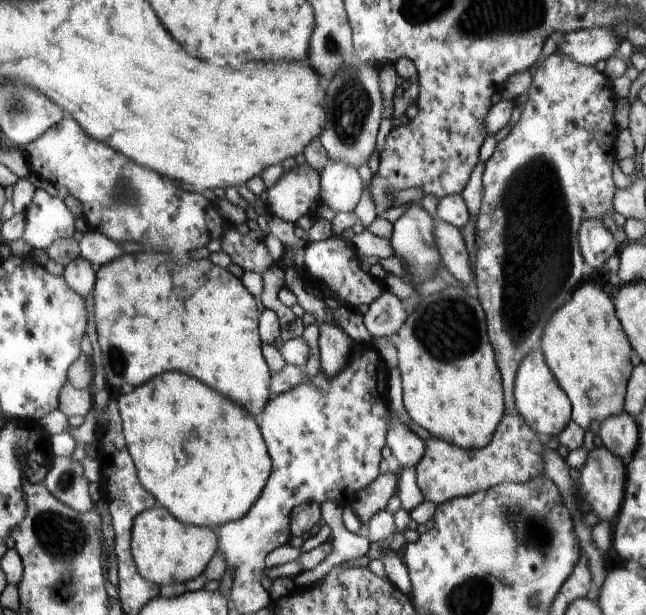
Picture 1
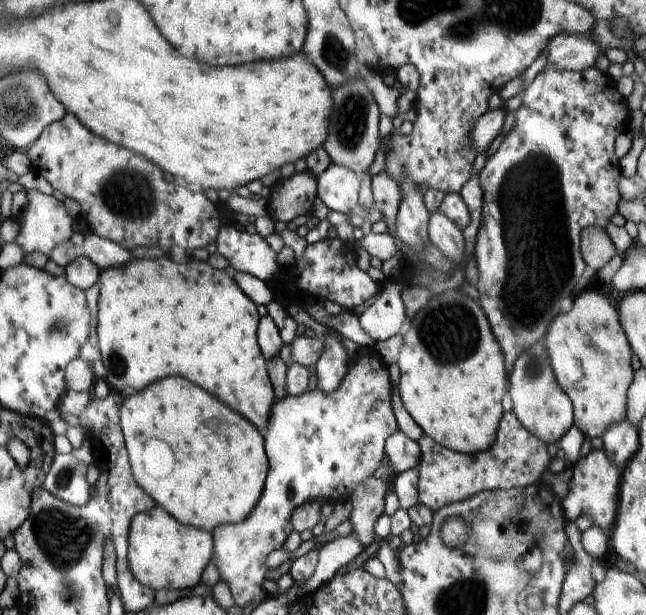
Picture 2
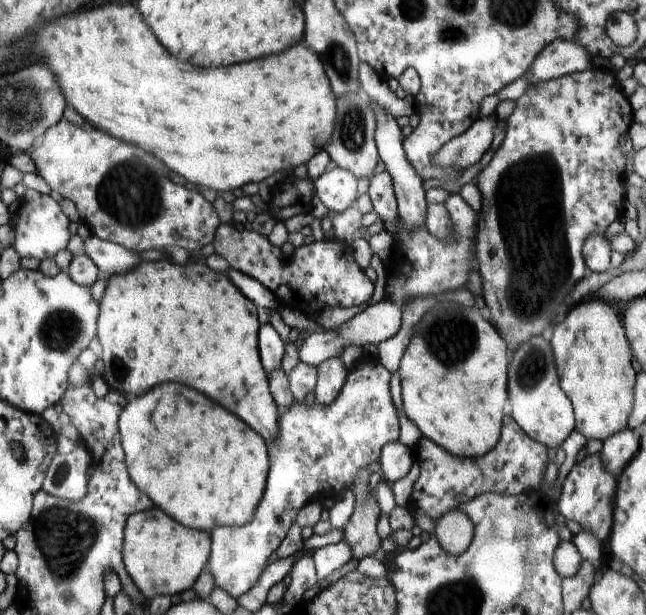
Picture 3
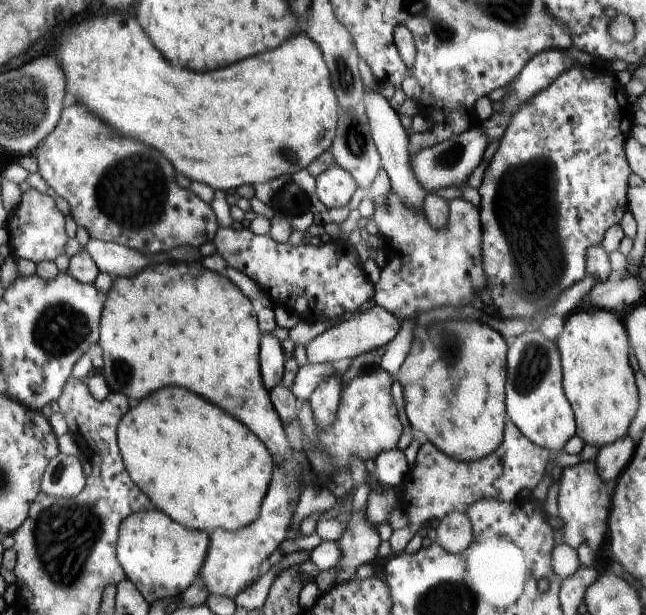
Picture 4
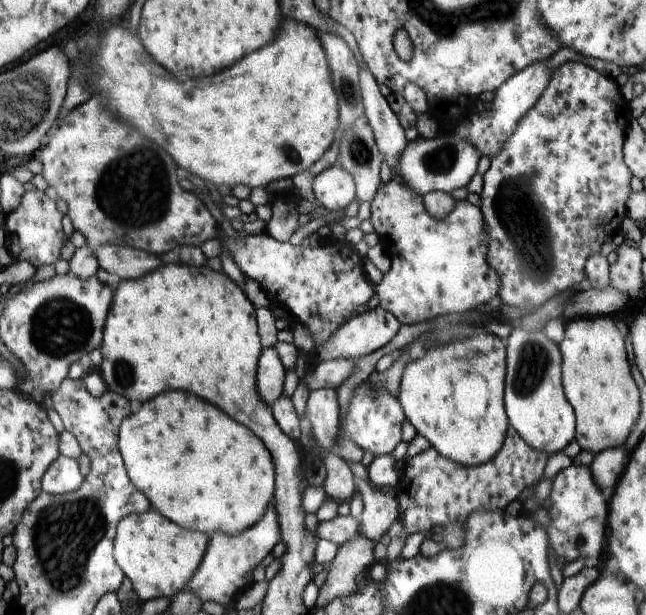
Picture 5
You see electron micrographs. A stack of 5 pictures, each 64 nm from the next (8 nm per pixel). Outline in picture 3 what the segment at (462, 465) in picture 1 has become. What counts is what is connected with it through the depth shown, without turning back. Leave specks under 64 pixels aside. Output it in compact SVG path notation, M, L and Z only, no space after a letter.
M508 415L503 419L499 444L483 456L474 458L455 456L423 435L414 446L420 472L412 488L409 509L413 516L420 512L430 516L434 522L446 512L454 511L460 504L470 502L486 492L512 496L528 490L539 490L548 465L547 447L533 440L520 428L518 422Z

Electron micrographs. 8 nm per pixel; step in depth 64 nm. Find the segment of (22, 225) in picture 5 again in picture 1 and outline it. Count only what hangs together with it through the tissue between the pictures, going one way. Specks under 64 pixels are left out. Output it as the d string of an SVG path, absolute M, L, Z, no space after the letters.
M36 189L26 208L26 226L22 239L32 249L46 251L57 239L71 239L75 233L75 218L64 200Z

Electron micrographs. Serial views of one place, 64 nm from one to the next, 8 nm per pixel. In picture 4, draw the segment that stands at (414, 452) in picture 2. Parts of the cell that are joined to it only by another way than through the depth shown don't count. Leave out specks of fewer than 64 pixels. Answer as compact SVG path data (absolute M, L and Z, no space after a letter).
M398 449L385 451L375 459L375 462L376 470L373 474L378 484L383 488L402 488L410 471L403 452Z

